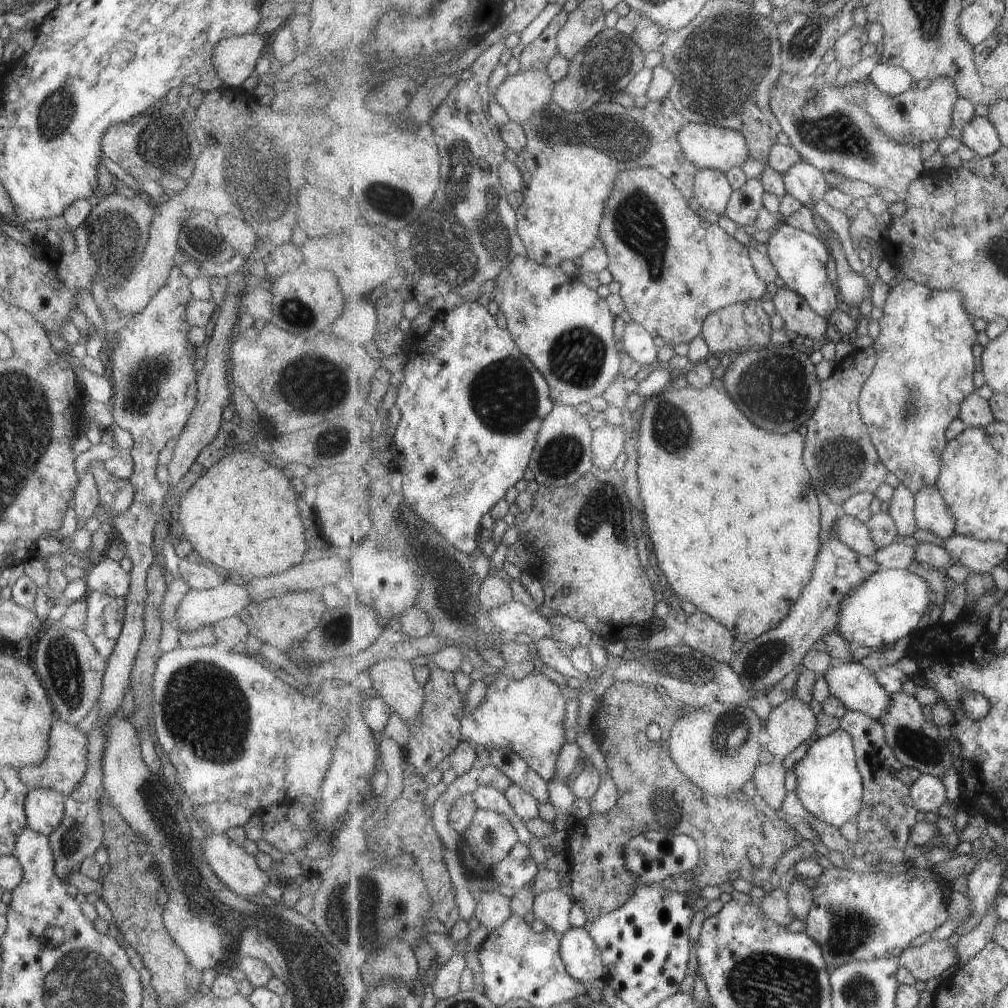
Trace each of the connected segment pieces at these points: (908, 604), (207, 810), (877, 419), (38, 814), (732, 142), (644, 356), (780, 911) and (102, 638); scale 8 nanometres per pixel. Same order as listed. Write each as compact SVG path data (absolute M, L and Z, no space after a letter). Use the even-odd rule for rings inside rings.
M884 569L873 574L842 602L838 632L849 643L892 652L918 632L922 616L932 604L934 594L926 578L906 569Z
M216 801L202 808L202 817L215 833L226 833L230 828L245 826L253 812L242 804Z
M908 278L887 296L883 311L881 333L874 344L879 361L861 392L861 410L882 460L916 495L924 488L938 484L944 454L951 443L946 432L956 418L961 418L965 400L977 392L974 376L978 360L974 346L980 340L980 331L976 328L975 316L966 308L962 292L934 290Z
M48 787L30 789L25 800L27 826L44 836L50 836L62 822L65 797Z
M689 123L682 128L681 143L688 160L694 162L699 169L720 170L728 175L735 168L744 166L750 158L748 138L742 132L726 127Z
M632 321L626 326L621 345L640 364L650 364L658 358L659 348L654 335L640 323Z
M769 880L763 884L753 884L748 894L751 897L751 904L758 904L770 920L787 927L798 919L796 912L792 910L789 891L786 892L780 887L774 888Z
M90 591L86 604L88 608L84 631L94 643L96 650L108 659L123 629L126 599Z

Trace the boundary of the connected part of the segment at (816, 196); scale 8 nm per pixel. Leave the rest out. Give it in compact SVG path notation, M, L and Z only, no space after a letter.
M808 162L795 164L786 174L785 181L788 194L805 206L815 206L828 194L826 172Z

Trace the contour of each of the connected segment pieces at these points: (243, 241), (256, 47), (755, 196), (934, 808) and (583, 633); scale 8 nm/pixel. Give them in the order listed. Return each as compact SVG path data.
M222 215L217 219L218 230L224 242L230 244L236 254L240 252L244 260L248 260L256 252L258 244L254 230L242 218L238 218L238 215Z
M257 33L230 36L217 42L213 50L213 63L224 86L240 87L254 72L262 50L264 38Z
M752 178L746 186L737 189L730 200L726 215L738 226L754 226L760 210L765 206L766 187L761 178Z
M924 774L911 787L916 808L924 813L938 812L950 802L946 783L938 776Z
M558 615L554 617L553 638L560 641L565 646L574 649L582 646L590 646L594 631L584 621L577 621L568 615Z

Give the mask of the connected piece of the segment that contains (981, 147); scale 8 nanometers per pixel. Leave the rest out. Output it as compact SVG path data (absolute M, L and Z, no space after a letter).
M976 116L963 131L965 144L978 155L996 154L1004 145L997 126L989 116Z

